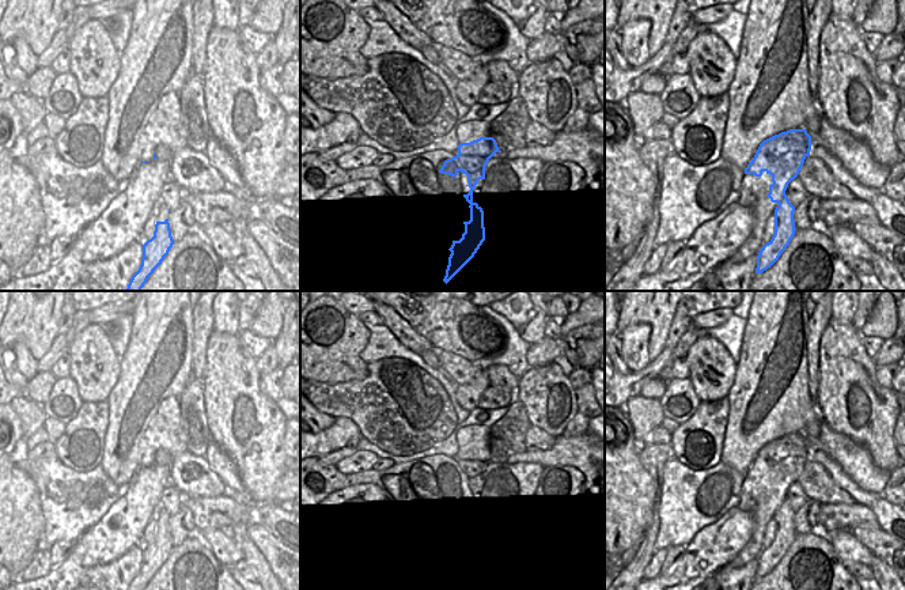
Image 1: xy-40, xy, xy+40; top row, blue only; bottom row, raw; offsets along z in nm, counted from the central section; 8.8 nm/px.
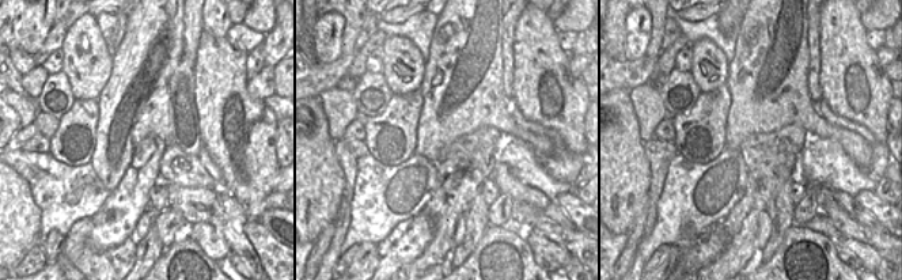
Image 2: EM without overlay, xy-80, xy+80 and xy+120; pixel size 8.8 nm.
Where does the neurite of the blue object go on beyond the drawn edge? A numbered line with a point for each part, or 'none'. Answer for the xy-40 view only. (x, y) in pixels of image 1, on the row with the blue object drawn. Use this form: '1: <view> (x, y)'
none

